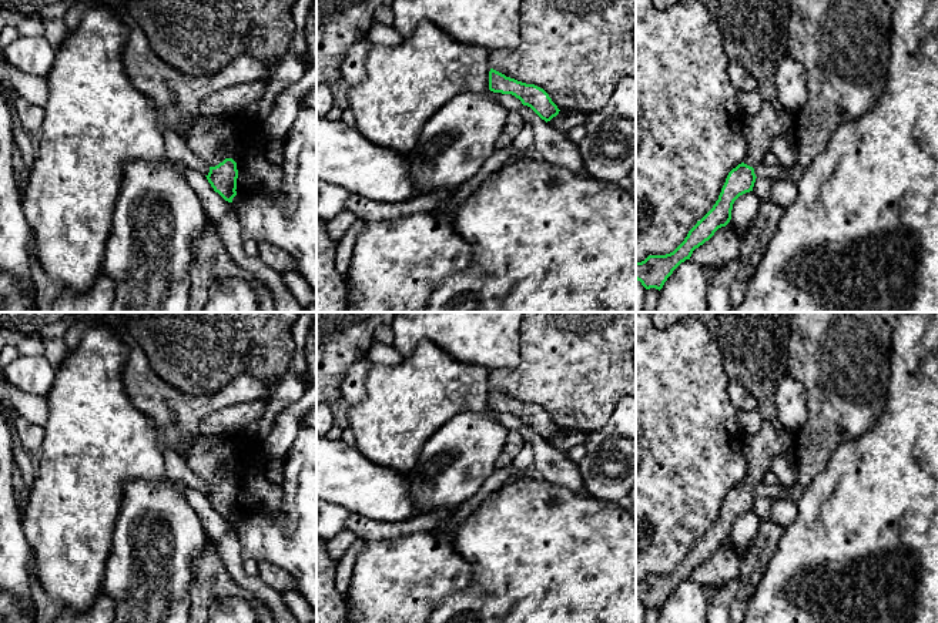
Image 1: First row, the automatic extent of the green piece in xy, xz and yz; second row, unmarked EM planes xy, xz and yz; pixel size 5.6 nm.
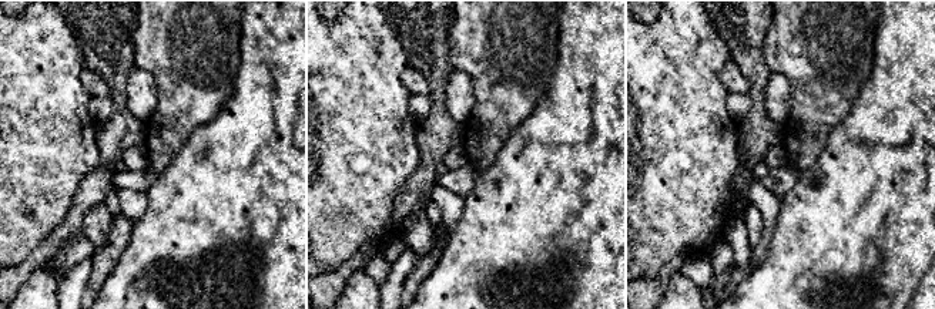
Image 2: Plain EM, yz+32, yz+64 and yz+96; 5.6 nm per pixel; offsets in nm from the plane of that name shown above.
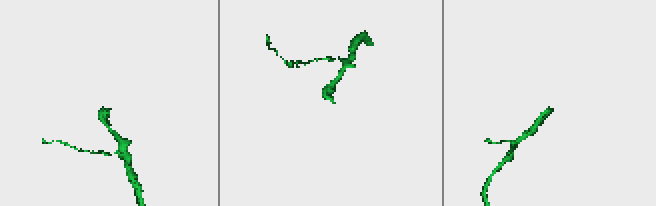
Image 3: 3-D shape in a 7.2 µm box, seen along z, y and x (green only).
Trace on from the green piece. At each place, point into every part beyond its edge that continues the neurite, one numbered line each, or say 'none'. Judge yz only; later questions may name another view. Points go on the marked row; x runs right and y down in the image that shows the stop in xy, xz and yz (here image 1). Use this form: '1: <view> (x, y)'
1: yz (753, 30)

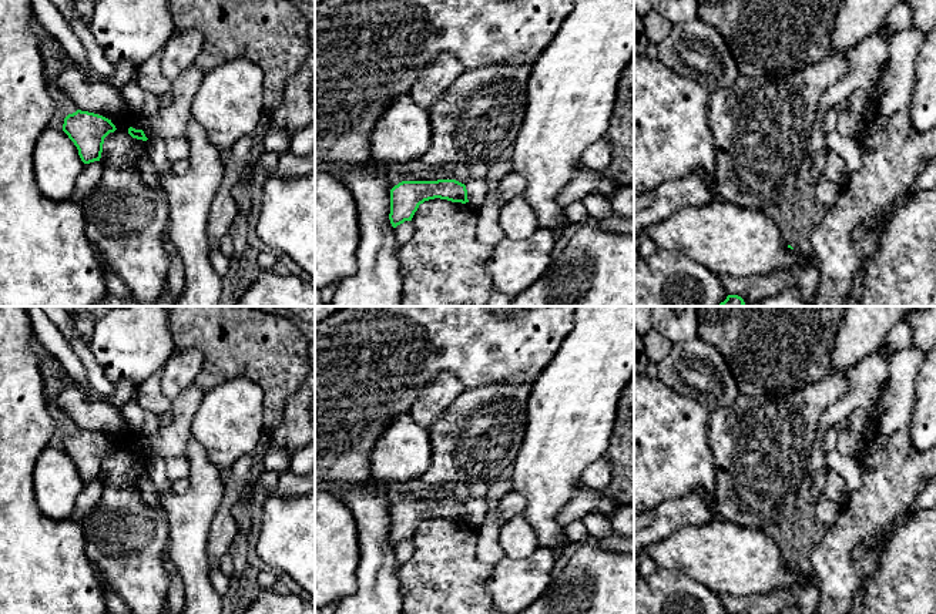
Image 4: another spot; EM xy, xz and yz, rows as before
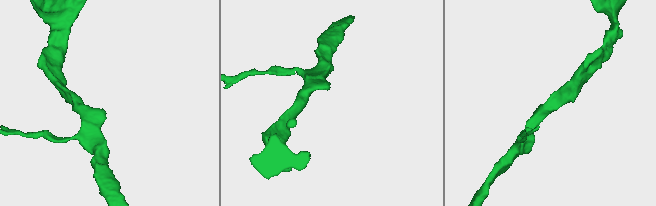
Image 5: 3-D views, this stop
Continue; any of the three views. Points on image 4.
none

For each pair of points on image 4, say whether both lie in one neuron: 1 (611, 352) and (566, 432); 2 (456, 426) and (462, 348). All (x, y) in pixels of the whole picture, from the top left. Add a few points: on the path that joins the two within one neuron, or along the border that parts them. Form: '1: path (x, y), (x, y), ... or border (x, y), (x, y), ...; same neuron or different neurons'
1: path (591, 372), (573, 401), (572, 412); same neuron
2: border (499, 381), (490, 385), (466, 388); different neurons

